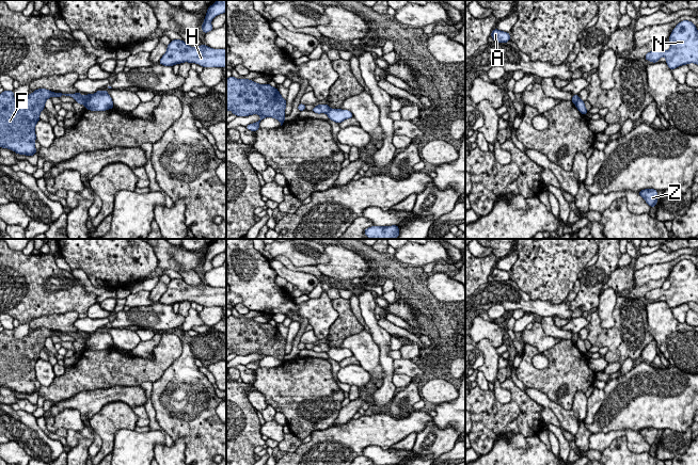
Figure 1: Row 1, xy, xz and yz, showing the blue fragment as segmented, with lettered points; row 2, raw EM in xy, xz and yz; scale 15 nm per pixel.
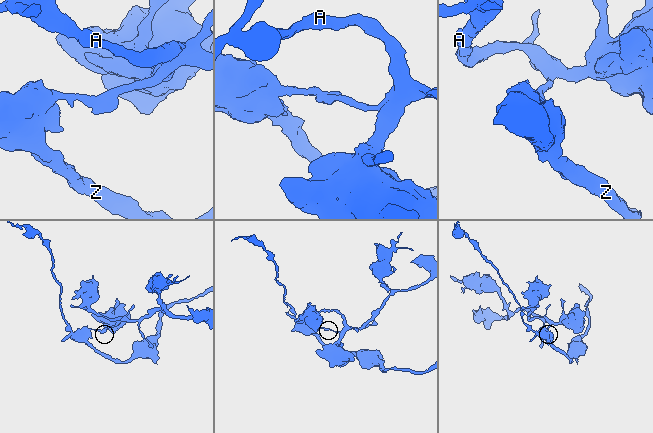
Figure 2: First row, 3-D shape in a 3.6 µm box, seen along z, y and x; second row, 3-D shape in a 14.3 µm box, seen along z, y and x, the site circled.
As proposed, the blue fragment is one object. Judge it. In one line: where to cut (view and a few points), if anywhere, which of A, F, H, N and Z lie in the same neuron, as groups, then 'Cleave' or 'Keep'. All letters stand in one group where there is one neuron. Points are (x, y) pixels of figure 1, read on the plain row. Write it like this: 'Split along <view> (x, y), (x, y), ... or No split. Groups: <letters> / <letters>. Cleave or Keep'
Split along xy (91, 334), (84, 343). Groups: A H N / F Z. Cleave

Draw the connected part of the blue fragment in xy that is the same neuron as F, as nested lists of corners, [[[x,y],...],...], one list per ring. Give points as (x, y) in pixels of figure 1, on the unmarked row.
[[[37,327],[21,339],[14,337],[13,330],[0,333],[0,386],[9,387],[16,392],[33,395],[36,392],[34,381],[35,364],[39,353],[45,348],[48,337],[70,335],[76,341],[86,343],[91,334],[80,332],[54,332],[46,327]]]

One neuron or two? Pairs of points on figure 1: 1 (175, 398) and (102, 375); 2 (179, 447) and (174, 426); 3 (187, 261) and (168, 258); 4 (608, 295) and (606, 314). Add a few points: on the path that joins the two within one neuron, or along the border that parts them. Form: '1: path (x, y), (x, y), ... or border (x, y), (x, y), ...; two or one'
1: border (170, 365), (153, 383); two
2: border (178, 436), (185, 443), (185, 453); two
3: path (183, 259), (172, 259); one
4: path (607, 300), (606, 309); one

